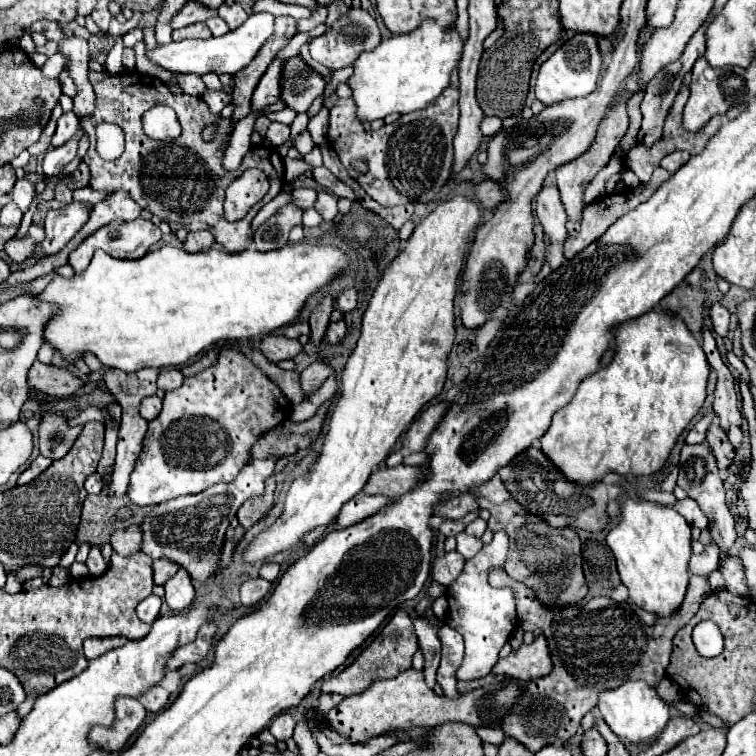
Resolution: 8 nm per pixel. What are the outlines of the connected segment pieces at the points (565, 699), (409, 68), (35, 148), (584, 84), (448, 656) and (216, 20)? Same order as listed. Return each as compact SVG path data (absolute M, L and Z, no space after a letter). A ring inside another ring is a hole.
M494 568L489 573L489 583L493 587L509 586L516 591L516 605L518 611L532 611L532 631L540 631L548 639L548 647L552 653L554 669L550 675L542 679L534 679L528 683L528 693L518 701L514 707L514 715L504 717L502 731L522 745L526 745L532 753L540 751L546 745L552 745L556 739L568 741L578 729L582 717L592 711L598 703L598 695L606 689L616 689L628 679L644 679L648 685L656 685L660 679L664 679L664 671L670 663L670 653L672 653L672 639L680 627L684 627L698 611L700 603L712 593L708 587L706 577L692 577L688 583L686 597L682 605L668 617L658 617L654 625L646 625L626 603L614 603L608 597L594 597L584 605L576 607L544 607L540 599L536 597L536 591L532 587L527 587L520 581L511 579L503 568ZM632 633L632 641L606 641L606 639L626 639Z
M424 19L424 23L416 27L416 31L392 35L390 39L384 39L376 49L362 53L354 63L354 75L348 79L352 87L352 99L356 101L356 107L358 107L358 119L374 121L374 119L384 119L390 113L404 115L404 113L412 113L428 107L450 85L450 75L462 57L462 47L464 47L464 41L456 25L442 27L436 23L436 19Z
M58 105L58 107L52 111L52 117L50 117L48 125L44 127L42 137L40 137L34 145L30 145L30 147L28 147L28 153L30 153L30 155L40 157L40 155L44 155L44 153L50 149L50 139L52 139L54 131L56 131L56 121L58 121L58 117L60 117L60 115L62 115L62 109L60 109L60 105Z
M578 33L566 43L562 43L562 47L546 63L542 63L536 81L536 97L544 105L554 105L564 99L590 95L596 89L600 67L602 67L602 53L598 49L596 37L592 33Z
M448 625L440 629L440 639L442 639L442 661L438 669L438 683L442 685L446 695L458 695L456 671L464 659L464 639L458 631L454 631Z
M216 15L216 17L210 17L210 19L206 21L206 25L210 27L210 31L212 31L214 37L220 37L220 35L224 35L224 33L230 31L230 27L228 27L228 25L224 23L224 19L220 19L218 15Z

